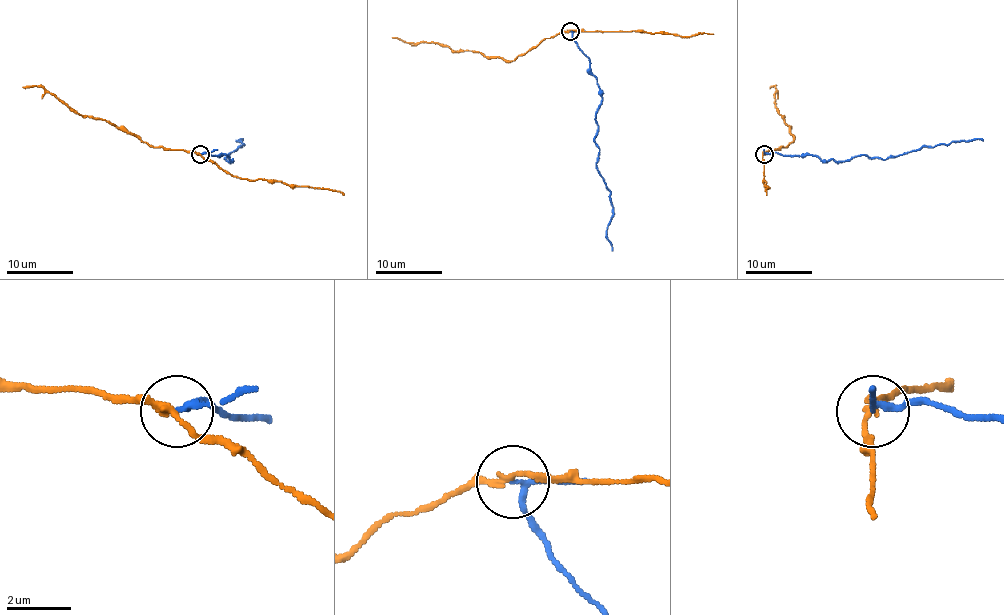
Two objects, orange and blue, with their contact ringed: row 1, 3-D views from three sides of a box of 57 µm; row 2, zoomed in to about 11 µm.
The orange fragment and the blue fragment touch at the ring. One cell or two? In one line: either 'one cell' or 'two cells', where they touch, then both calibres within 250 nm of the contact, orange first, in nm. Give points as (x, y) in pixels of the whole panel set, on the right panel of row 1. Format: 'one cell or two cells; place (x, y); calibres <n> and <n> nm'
two cells; place (764, 154); calibres 170 and 150 nm

